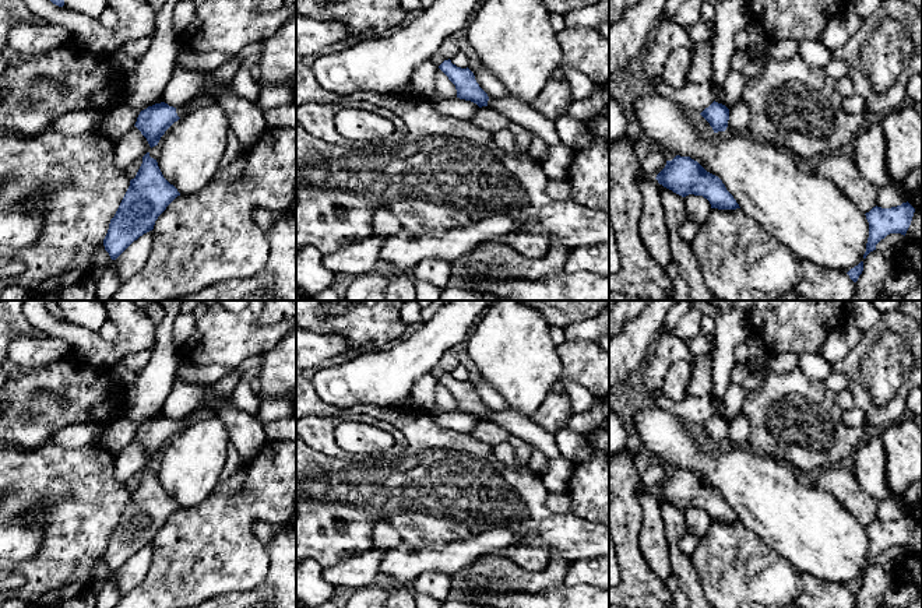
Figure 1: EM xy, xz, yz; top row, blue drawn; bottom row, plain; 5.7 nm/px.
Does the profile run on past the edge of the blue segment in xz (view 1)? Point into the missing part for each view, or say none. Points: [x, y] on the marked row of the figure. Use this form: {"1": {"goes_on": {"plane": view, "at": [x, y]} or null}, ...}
{"1": {"goes_on": {"plane": "xz", "at": [517, 112]}}}

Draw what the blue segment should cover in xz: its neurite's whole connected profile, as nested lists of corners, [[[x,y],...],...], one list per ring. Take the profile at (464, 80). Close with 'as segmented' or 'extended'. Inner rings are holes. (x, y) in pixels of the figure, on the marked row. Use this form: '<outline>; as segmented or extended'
[[[448,59],[444,60],[439,68],[455,85],[457,98],[471,101],[479,108],[489,106],[490,109],[497,110],[504,115],[510,123],[520,124],[528,129],[532,134],[543,138],[549,147],[560,143],[553,120],[545,117],[534,108],[520,102],[518,99],[510,96],[489,98],[479,87],[474,73],[468,67],[457,67]]]; extended

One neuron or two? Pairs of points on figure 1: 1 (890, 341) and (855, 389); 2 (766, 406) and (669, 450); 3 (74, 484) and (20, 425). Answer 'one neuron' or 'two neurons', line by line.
1: two neurons
2: two neurons
3: two neurons

